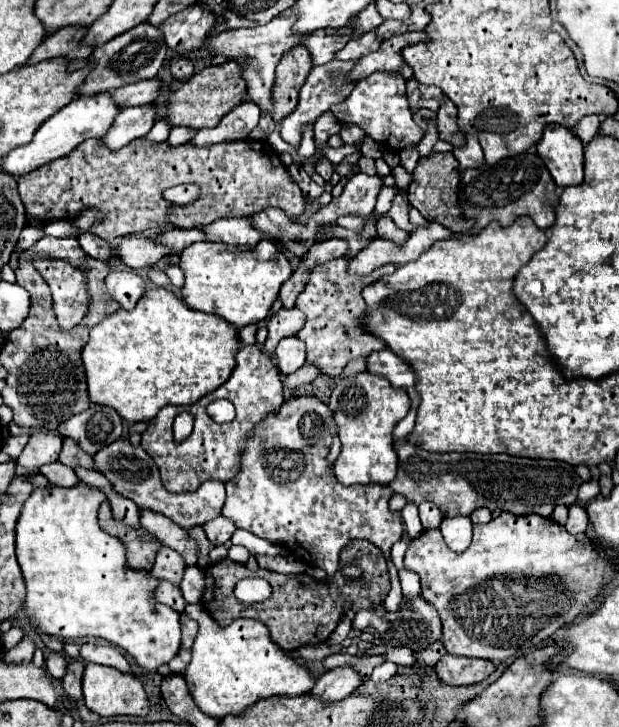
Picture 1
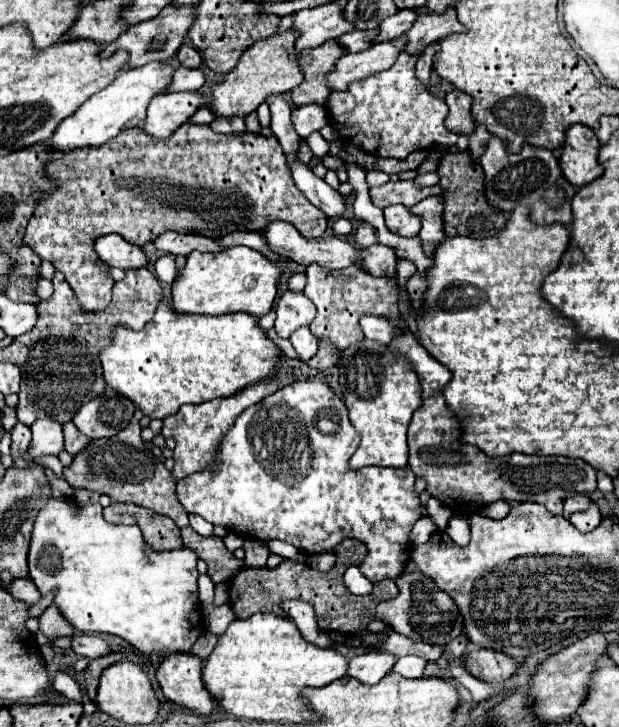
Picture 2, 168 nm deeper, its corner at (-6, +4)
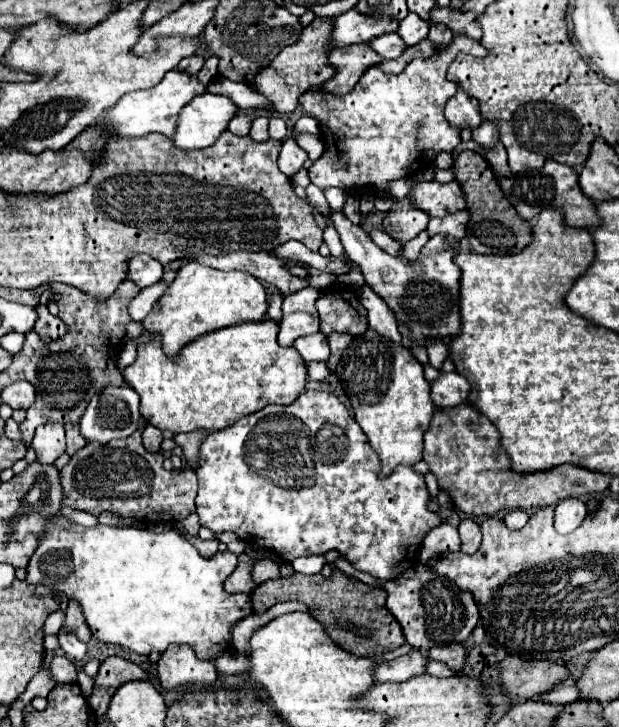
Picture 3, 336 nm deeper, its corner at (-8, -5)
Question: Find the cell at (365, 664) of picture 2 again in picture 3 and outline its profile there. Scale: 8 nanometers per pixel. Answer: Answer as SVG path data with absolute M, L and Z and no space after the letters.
M411 650L411 654L399 656L397 660L391 662L381 662L375 674L377 682L405 682L413 676L419 676L425 672L425 666L429 662L429 656L419 652L419 650Z

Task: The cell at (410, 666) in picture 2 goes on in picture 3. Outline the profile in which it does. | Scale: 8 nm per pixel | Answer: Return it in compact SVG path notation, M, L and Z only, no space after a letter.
M431 660L431 664L427 664L427 674L433 674L433 676L437 676L437 678L457 676L457 672L451 670L447 664L443 664L443 662L433 662L433 660Z

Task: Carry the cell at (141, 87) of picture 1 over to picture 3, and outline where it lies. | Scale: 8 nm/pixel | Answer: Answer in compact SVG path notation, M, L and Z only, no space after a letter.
M209 56L203 64L203 68L199 70L197 78L203 80L203 84L209 84L215 76L217 76L217 64L219 64L219 58L217 56Z

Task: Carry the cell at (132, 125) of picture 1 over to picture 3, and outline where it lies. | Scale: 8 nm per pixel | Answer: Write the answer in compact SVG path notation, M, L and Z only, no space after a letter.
M217 94L197 96L183 112L179 114L177 132L173 136L175 146L191 148L209 148L227 130L229 122L237 116L239 108L227 98Z

